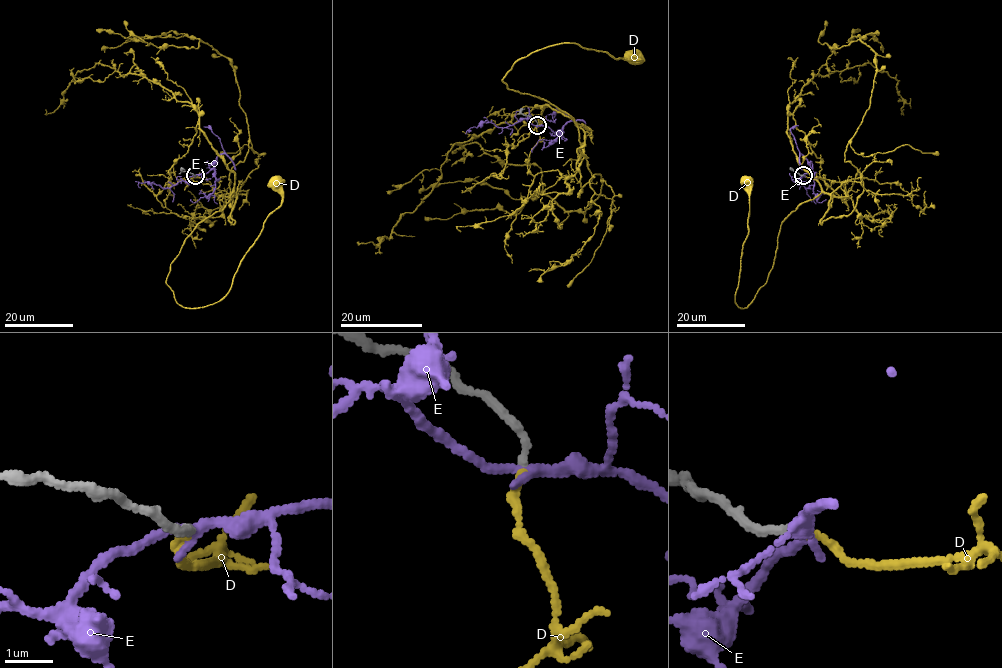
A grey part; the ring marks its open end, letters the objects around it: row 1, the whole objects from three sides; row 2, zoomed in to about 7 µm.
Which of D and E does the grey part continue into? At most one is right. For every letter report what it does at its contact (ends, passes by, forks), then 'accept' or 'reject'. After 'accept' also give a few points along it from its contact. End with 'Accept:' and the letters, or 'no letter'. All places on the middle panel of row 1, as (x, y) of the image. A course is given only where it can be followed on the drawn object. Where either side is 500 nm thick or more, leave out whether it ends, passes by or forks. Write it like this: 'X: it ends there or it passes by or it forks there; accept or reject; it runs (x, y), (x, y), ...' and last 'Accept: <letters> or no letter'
D: it ends there; accept; it runs (537, 125), (528, 170), (572, 176), (578, 126), (509, 89), (518, 60), (561, 43), (632, 56)
E: it passes by; reject
Accept: D

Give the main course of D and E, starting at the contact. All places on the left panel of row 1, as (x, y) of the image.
D: (195, 175), (187, 182), (233, 195), (172, 263), (166, 284), (190, 308), (227, 293), (281, 203), (274, 182)
E: (195, 175), (206, 173), (224, 152), (219, 138), (203, 127)

